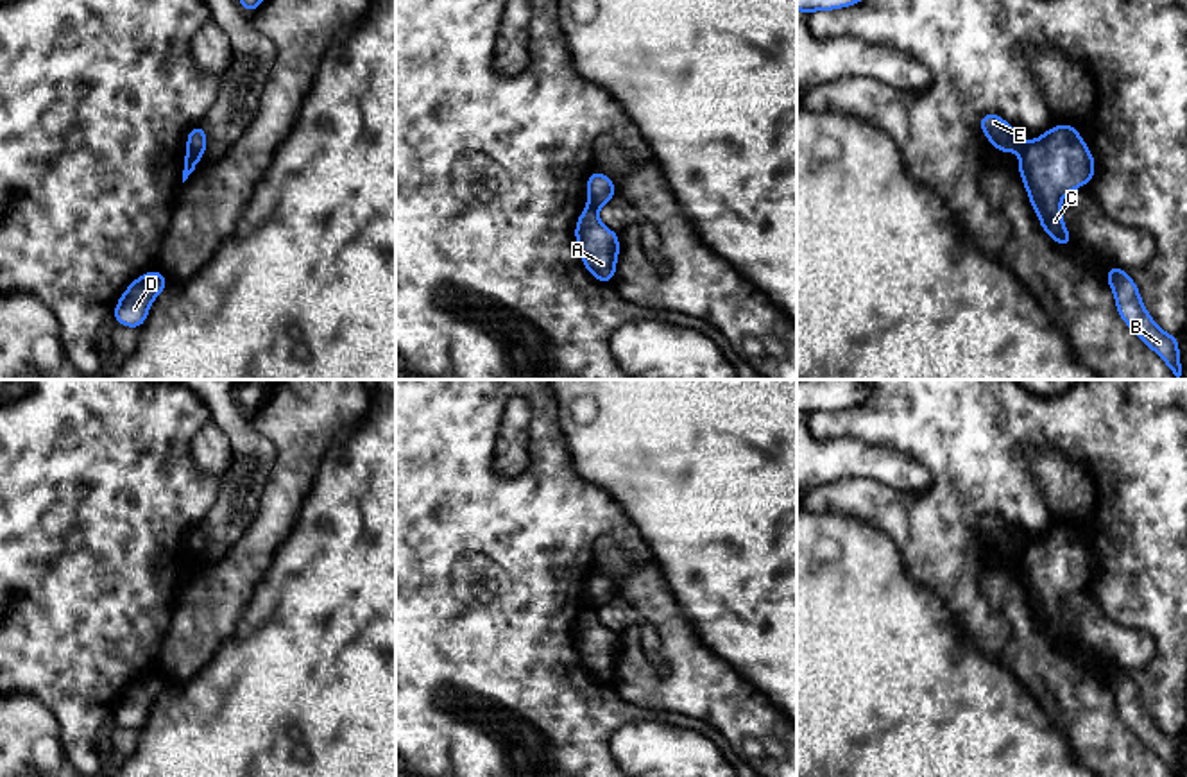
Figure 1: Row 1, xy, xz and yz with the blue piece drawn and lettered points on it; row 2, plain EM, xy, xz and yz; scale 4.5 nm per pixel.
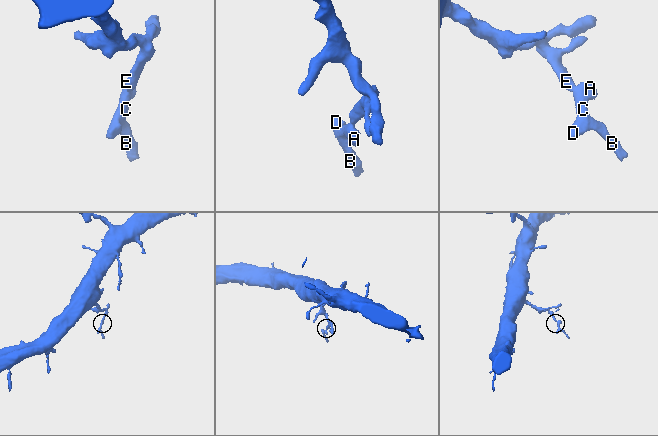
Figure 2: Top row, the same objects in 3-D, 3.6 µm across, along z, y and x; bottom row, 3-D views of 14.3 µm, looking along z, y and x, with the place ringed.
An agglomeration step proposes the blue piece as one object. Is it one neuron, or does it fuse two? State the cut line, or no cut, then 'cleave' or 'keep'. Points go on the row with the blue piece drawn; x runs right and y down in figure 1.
cut in xy along (187, 149), (199, 160); cleave

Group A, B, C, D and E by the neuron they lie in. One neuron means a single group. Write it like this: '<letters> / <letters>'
A B C D / E

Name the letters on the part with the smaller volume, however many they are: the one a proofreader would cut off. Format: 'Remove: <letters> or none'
Remove: A, B, C, D

